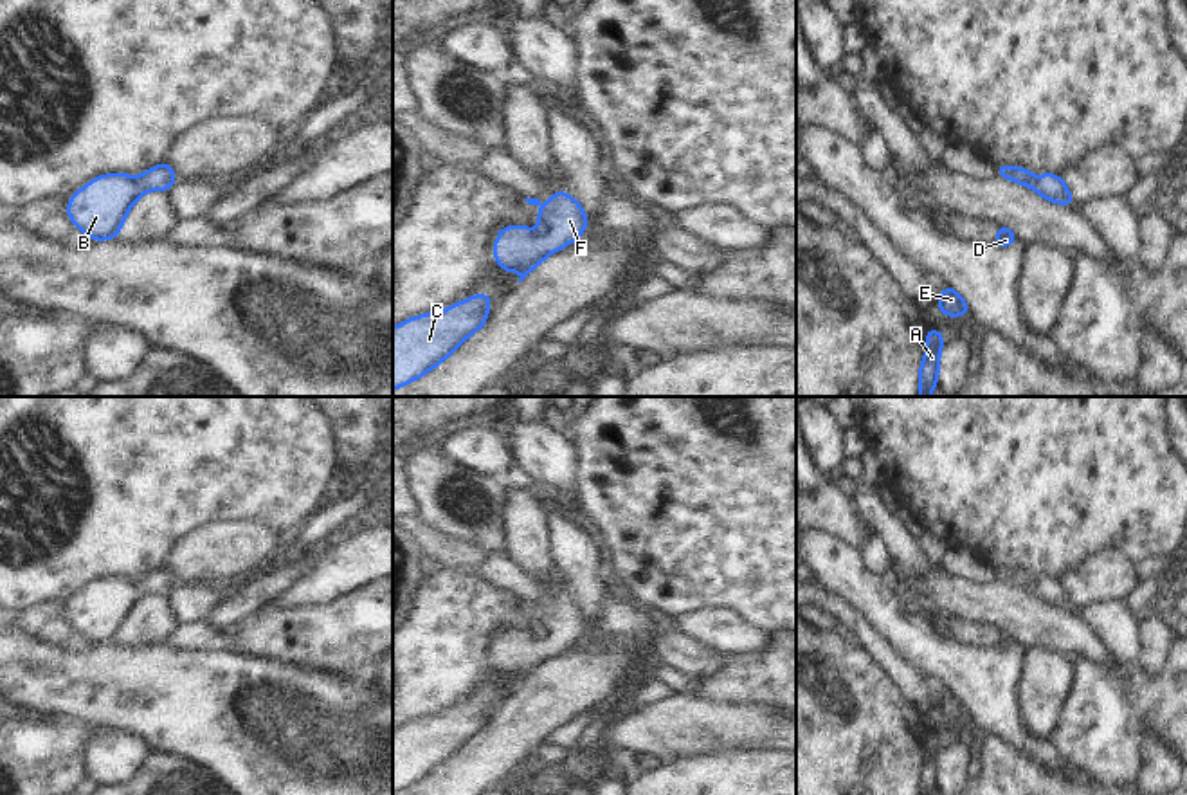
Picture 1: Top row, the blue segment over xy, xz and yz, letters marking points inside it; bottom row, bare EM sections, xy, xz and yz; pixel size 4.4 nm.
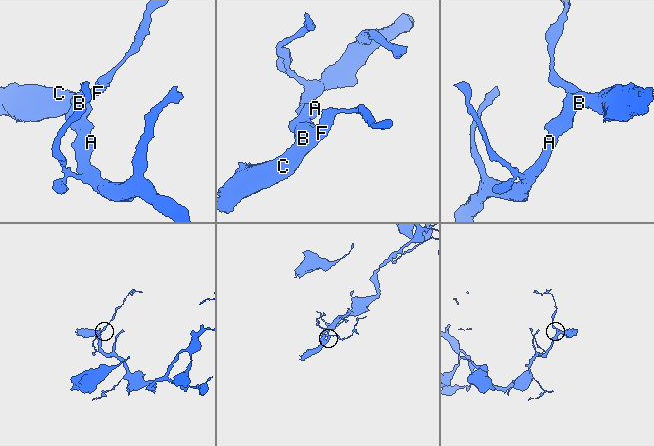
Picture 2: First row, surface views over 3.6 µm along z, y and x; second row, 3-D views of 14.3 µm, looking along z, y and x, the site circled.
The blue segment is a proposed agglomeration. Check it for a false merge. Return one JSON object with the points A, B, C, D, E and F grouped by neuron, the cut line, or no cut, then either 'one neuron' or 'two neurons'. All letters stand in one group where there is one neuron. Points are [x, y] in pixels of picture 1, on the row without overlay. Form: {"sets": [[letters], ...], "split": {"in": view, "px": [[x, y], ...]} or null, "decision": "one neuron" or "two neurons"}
{"sets": [["A", "B", "C", "D", "E", "F"]], "split": null, "decision": "one neuron"}

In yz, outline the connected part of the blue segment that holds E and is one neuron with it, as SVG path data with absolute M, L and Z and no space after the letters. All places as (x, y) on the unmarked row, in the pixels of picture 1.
M949 689L940 696L938 705L933 708L937 708L947 721L969 717L967 705Z

